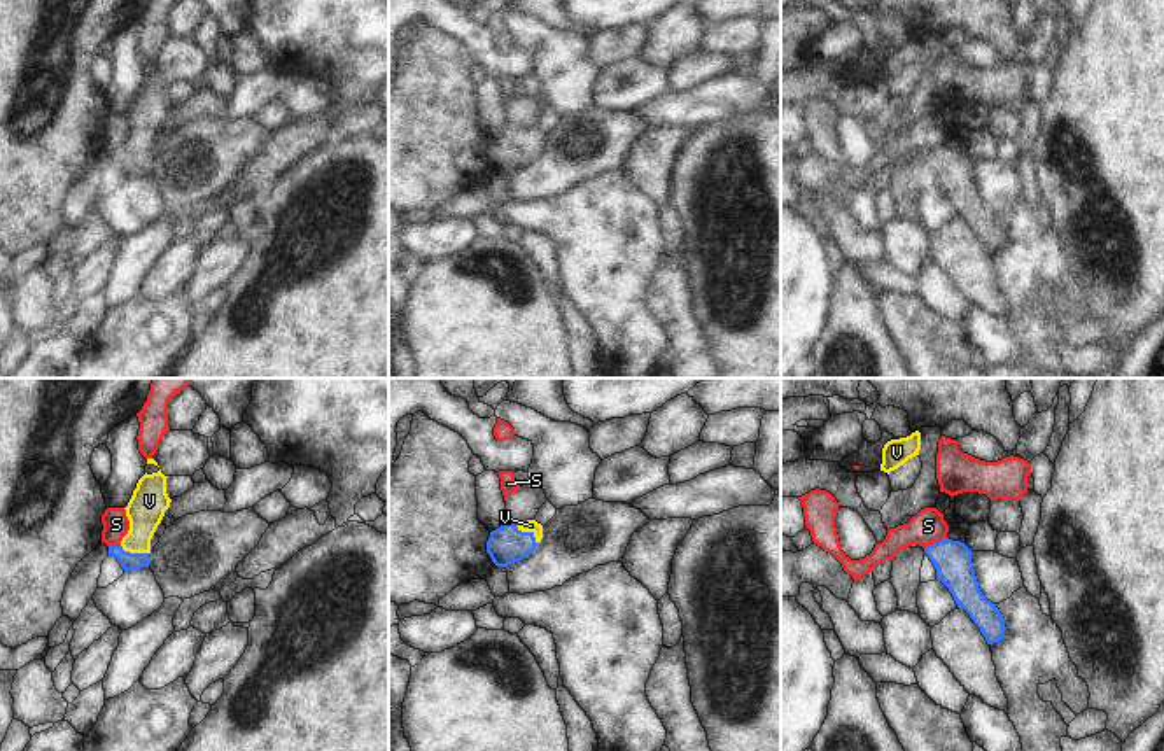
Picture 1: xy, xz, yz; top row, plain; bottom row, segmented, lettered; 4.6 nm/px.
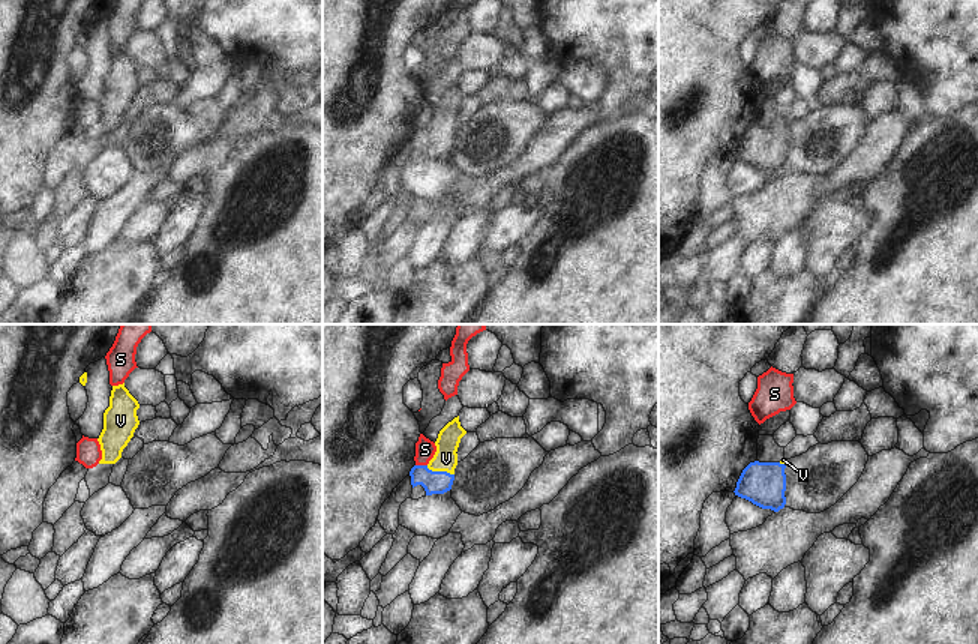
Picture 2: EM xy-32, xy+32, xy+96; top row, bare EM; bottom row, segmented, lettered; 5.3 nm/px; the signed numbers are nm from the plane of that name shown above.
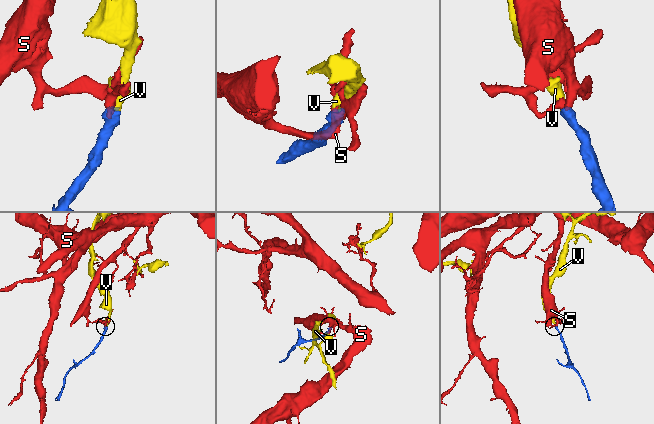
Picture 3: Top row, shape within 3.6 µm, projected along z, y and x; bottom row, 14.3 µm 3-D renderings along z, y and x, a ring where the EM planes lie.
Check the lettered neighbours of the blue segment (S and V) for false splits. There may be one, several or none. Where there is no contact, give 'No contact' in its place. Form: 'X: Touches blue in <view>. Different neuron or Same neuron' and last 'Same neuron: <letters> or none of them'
S: Touches blue in yz. Different neuron
V: Touches blue in xz. Same neuron
Same neuron: V.

